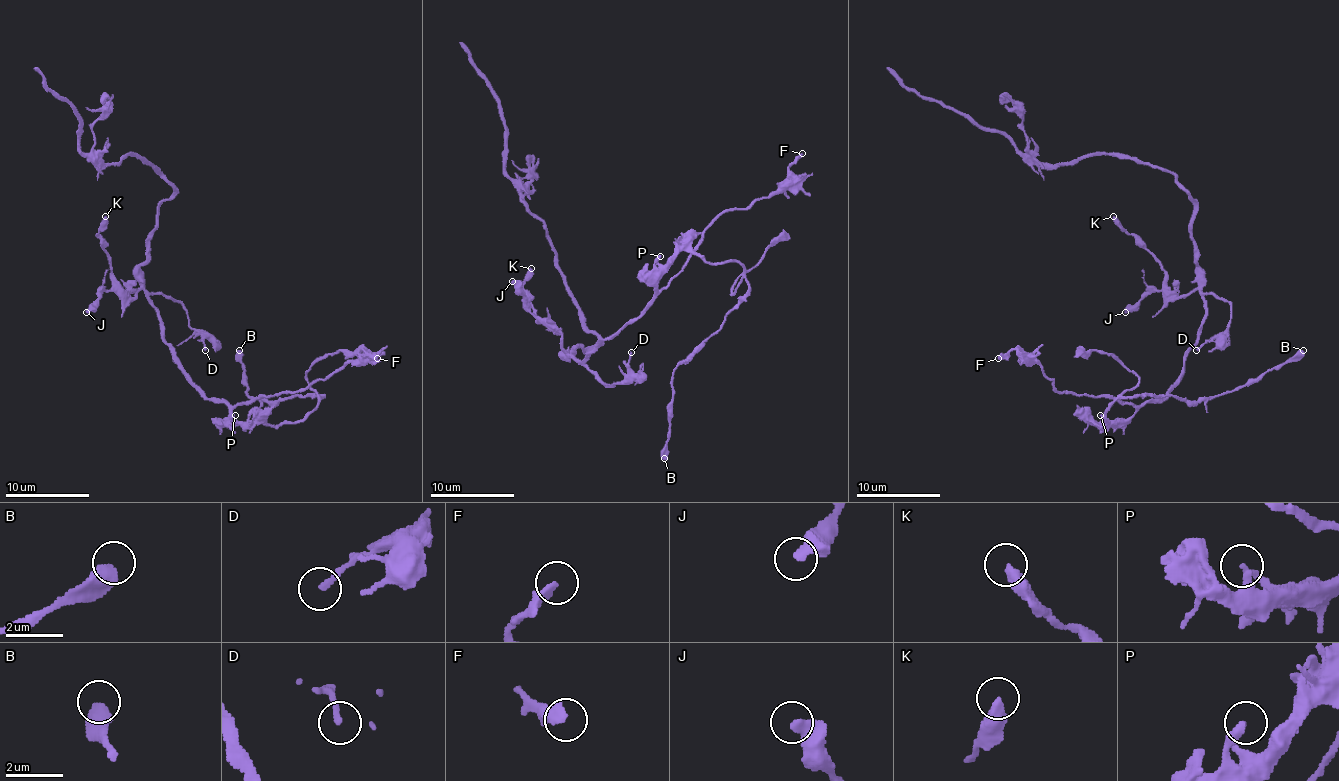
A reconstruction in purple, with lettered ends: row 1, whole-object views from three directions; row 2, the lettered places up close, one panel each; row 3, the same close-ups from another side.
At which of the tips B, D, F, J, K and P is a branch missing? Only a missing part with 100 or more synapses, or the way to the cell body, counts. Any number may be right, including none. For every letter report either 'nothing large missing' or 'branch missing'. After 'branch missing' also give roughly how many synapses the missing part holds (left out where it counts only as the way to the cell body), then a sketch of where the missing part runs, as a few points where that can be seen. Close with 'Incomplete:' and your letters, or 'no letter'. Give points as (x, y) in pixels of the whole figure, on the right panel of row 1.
B: nothing large missing
D: nothing large missing
F: nothing large missing
J: nothing large missing
K: nothing large missing
P: nothing large missing
Incomplete: no letter

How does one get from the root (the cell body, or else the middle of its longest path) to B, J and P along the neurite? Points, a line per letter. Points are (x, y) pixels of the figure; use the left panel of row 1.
B: (155, 308), (178, 369), (207, 398), (220, 400), (235, 421), (297, 423), (322, 398), (251, 398), (239, 350)
J: (155, 308), (143, 289), (134, 298), (120, 298), (113, 291), (103, 291), (86, 312)
P: (155, 308), (164, 341), (174, 352), (178, 369), (207, 398), (220, 400), (232, 421), (235, 415)

